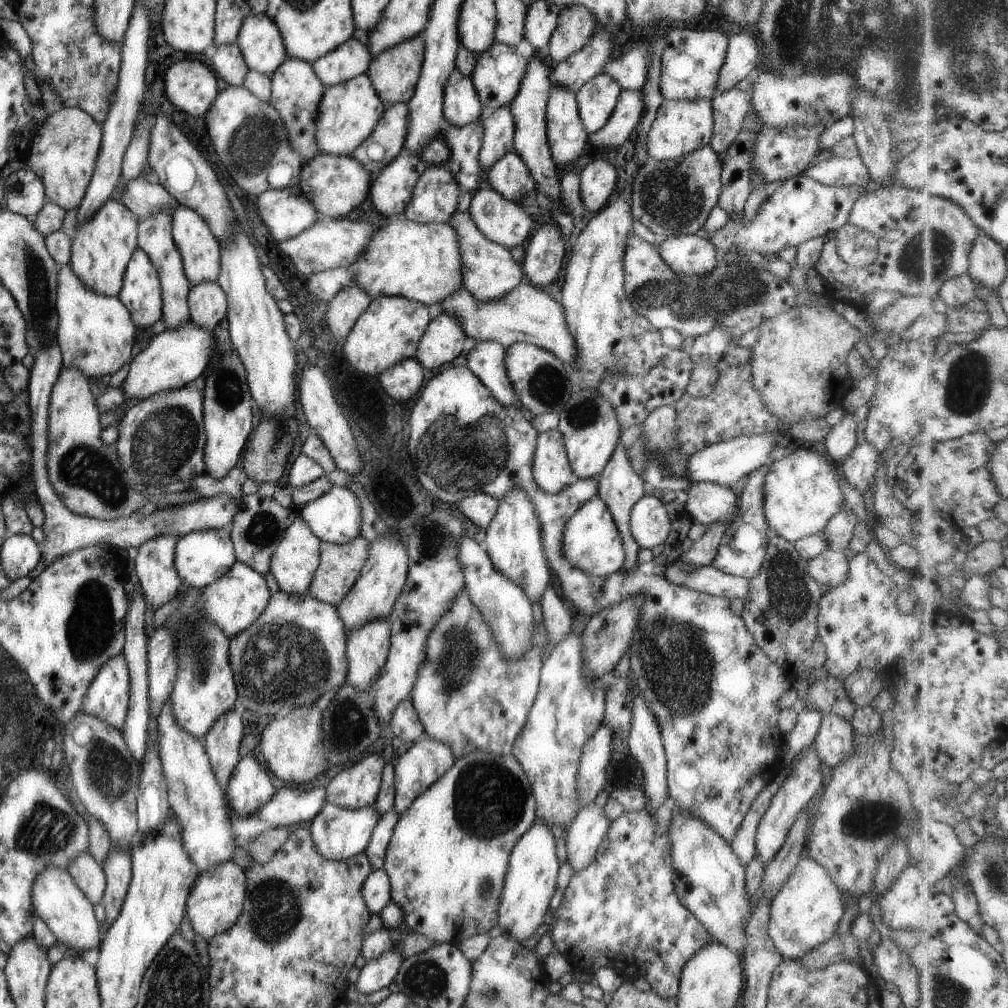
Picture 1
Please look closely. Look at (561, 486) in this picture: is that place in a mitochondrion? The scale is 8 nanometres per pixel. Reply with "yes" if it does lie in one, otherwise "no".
no

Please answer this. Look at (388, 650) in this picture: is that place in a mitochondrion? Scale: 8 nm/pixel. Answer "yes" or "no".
no

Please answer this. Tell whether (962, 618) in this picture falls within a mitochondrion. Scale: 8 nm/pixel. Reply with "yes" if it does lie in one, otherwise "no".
no

